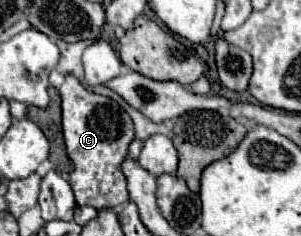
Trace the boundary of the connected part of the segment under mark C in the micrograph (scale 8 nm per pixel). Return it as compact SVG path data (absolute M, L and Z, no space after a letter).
M71 74L65 78L59 94L63 108L65 148L75 166L69 174L75 202L79 206L93 206L97 210L119 208L129 200L121 164L127 158L129 144L135 140L135 126L131 116L115 100L85 90L81 82Z

